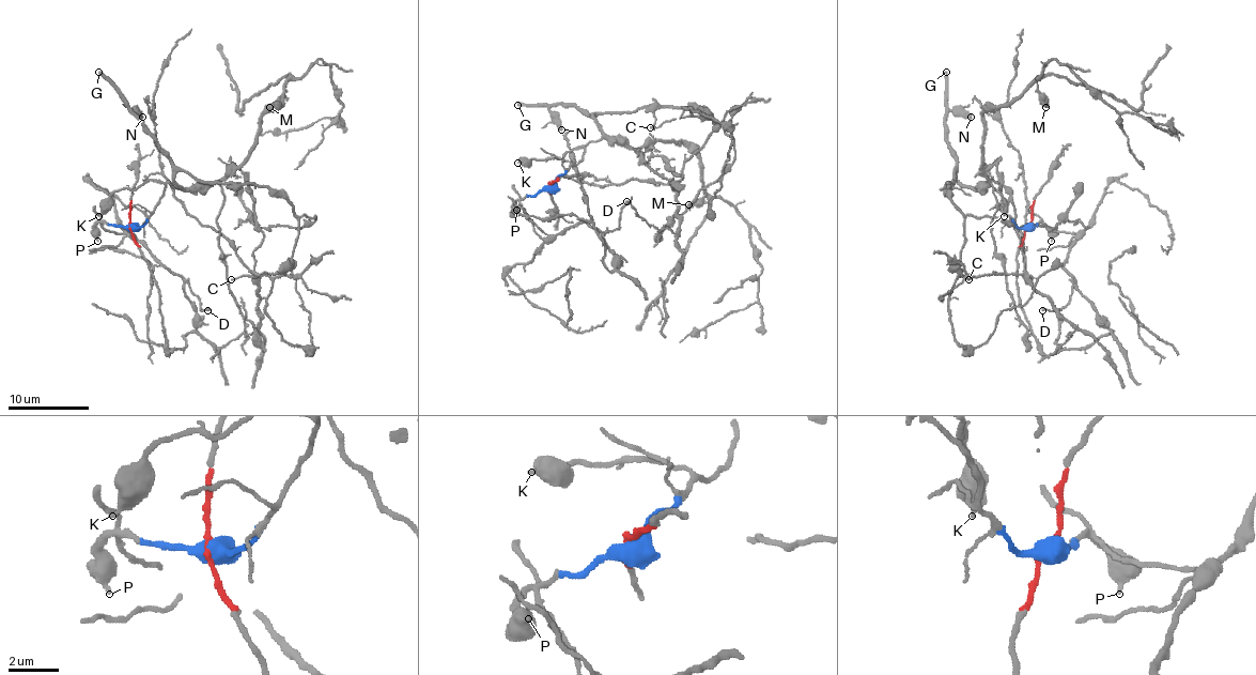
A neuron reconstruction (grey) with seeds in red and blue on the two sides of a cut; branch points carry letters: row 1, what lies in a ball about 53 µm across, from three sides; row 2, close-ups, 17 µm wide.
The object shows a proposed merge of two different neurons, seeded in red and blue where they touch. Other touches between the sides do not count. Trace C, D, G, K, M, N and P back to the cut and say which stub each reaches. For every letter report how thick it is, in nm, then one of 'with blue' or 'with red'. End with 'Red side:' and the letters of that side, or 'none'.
C: 120 nm | with blue
D: 220 nm | with red
G: 320 nm | with blue
K: 360 nm | with blue
M: 400 nm | with blue
N: 440 nm | with blue
P: 380 nm | with blue
Red side: D

